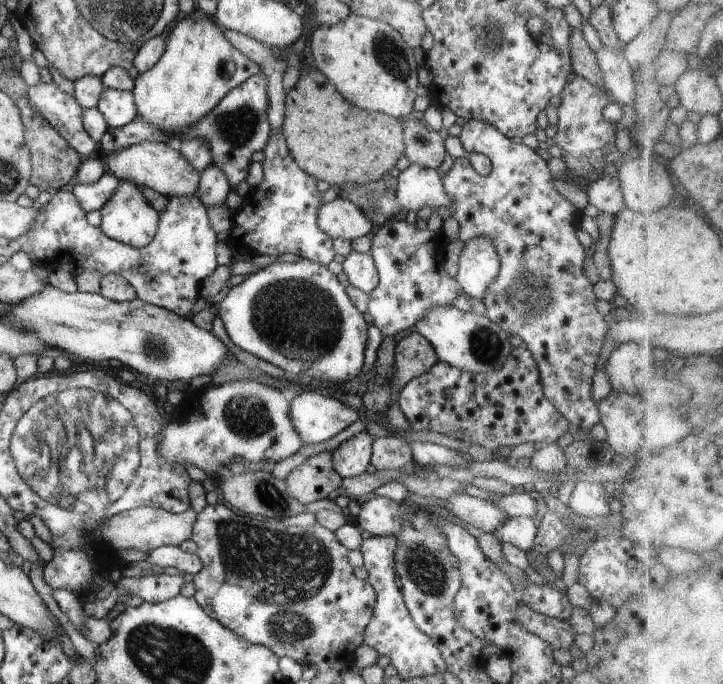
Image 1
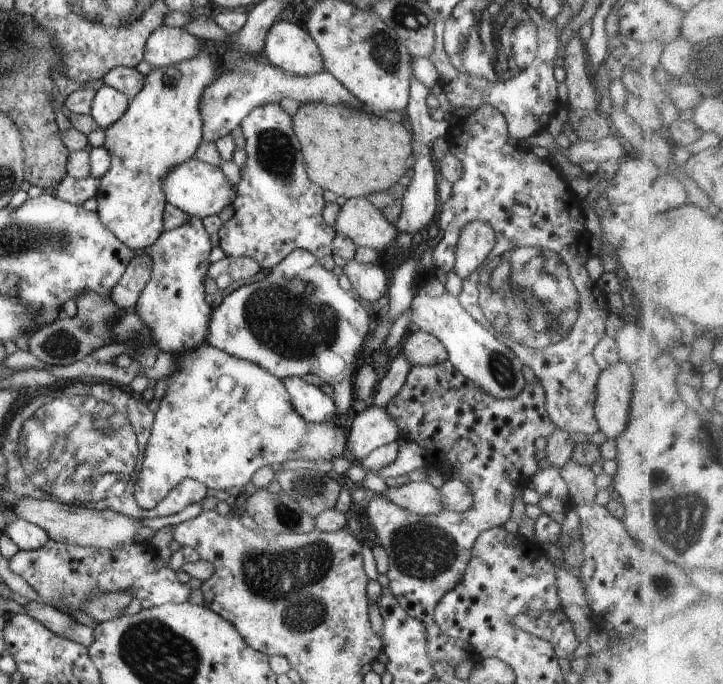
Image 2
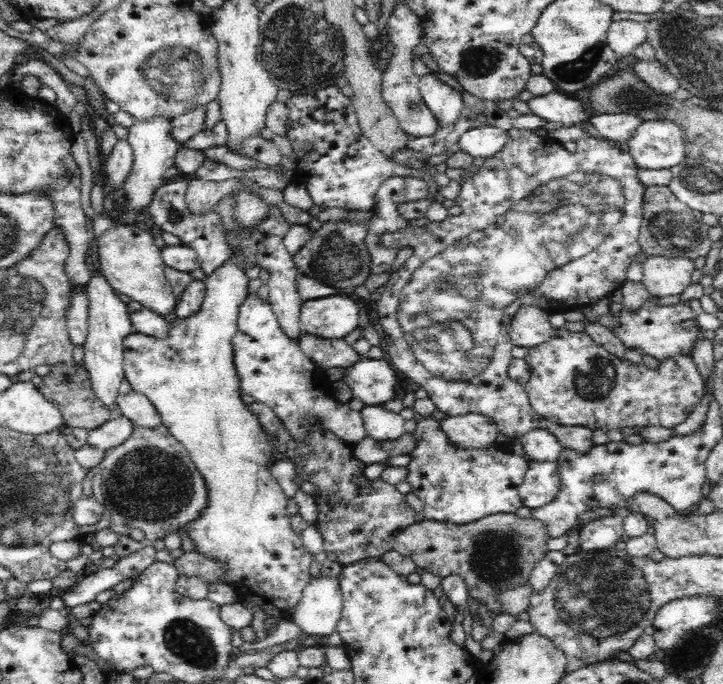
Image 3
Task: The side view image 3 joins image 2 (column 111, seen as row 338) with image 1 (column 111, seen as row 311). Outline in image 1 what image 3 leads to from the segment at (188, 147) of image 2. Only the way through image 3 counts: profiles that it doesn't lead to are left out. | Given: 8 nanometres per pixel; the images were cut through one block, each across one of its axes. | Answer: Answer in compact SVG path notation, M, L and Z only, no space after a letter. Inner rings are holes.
M120 180L116 194L99 210L101 213L101 232L108 238L133 248L146 247L157 234L159 213L149 204L139 190L139 186L128 180Z

